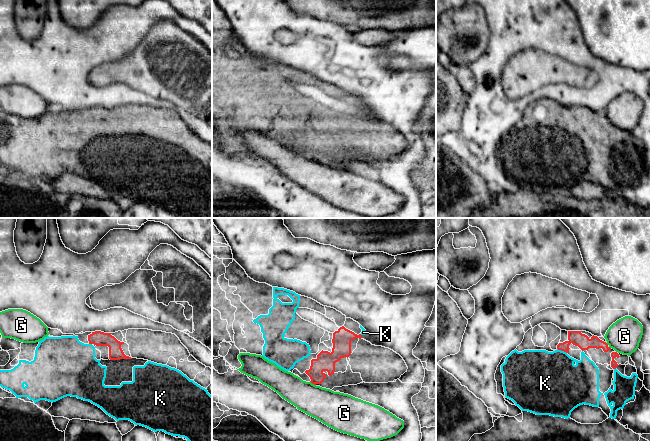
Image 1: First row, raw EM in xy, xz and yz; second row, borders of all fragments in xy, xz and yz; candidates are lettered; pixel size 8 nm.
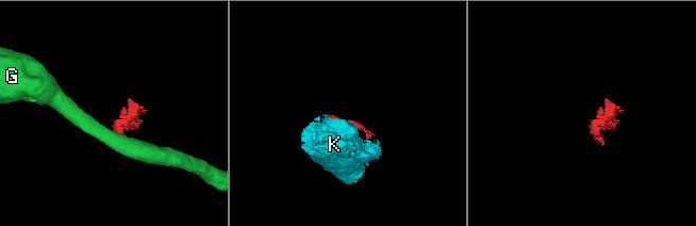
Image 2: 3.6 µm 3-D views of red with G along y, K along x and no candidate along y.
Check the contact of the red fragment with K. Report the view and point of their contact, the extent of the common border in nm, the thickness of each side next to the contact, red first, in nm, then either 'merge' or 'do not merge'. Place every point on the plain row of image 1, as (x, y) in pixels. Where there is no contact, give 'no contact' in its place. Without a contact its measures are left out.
yz (562, 126) | 90 nm | 110/440 nm | merge

